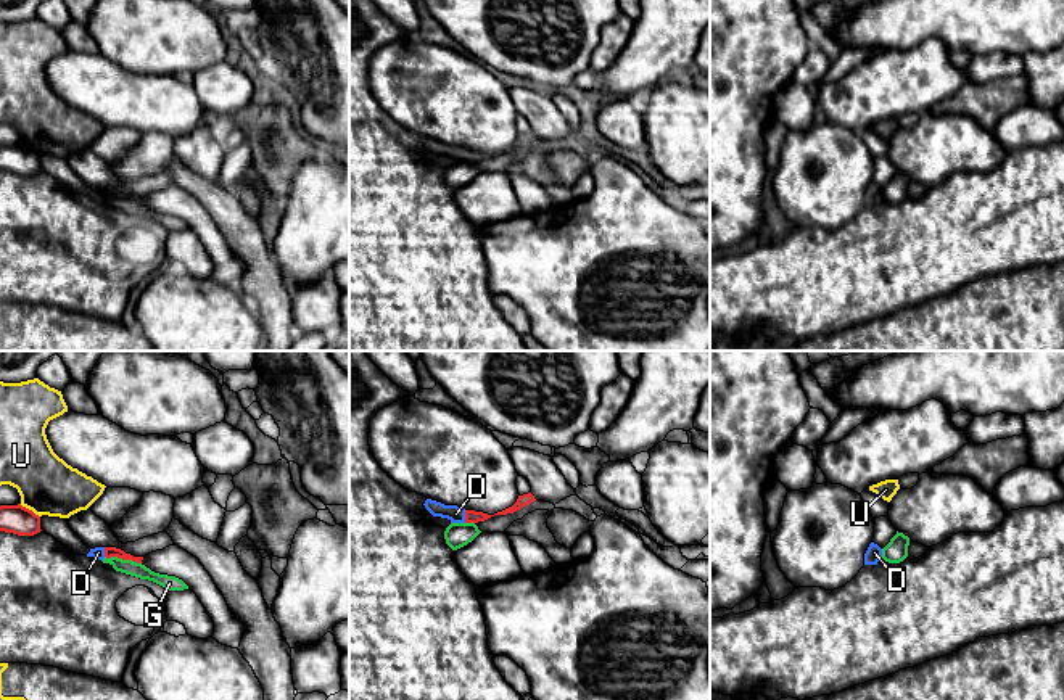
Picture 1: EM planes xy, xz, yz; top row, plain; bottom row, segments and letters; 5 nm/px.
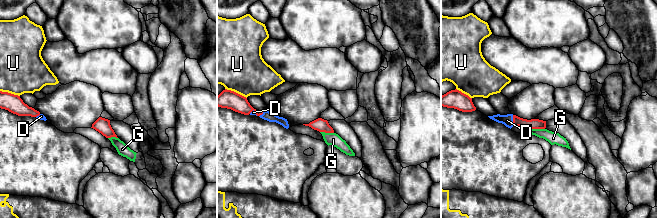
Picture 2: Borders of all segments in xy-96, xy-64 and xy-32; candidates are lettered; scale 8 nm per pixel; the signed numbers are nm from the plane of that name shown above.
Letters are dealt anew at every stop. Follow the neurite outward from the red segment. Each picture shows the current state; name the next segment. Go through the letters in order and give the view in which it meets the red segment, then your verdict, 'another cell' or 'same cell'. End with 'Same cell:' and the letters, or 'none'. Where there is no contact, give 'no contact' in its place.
D: xz | same cell
G: xy | another cell
U: xy | another cell
Same cell: D

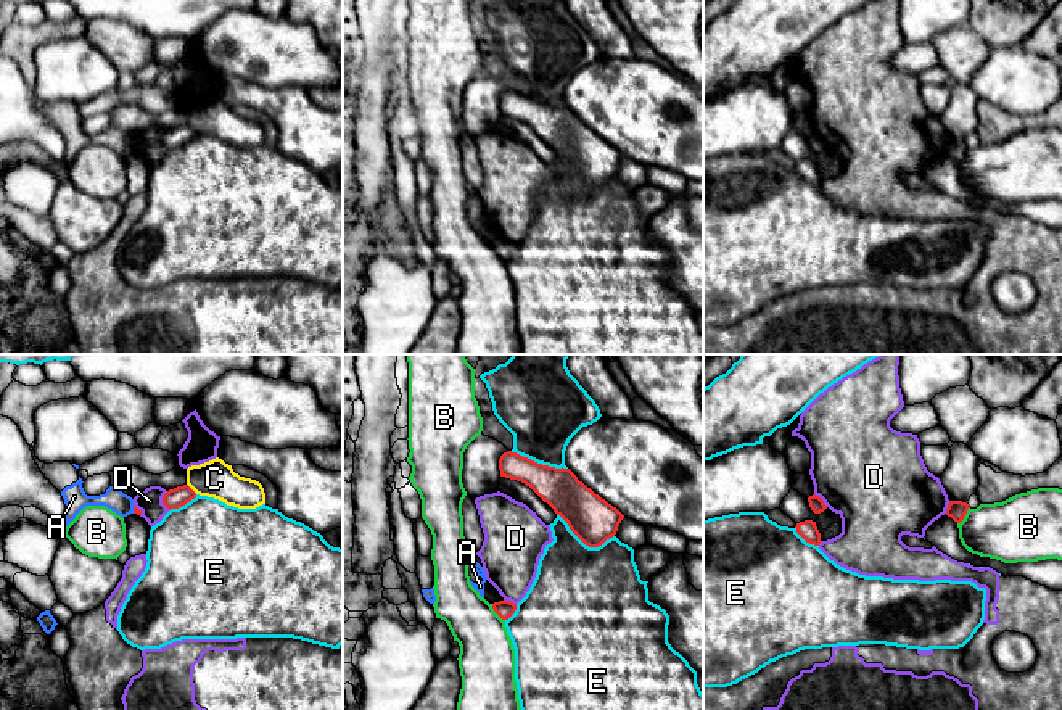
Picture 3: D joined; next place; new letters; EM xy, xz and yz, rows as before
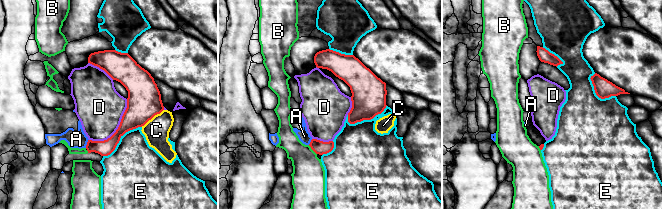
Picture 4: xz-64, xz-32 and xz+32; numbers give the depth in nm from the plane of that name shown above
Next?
A: xy | another cell
B: xz | another cell
C: xy | another cell
D: xy | another cell
E: xz | another cell
Same cell: none

